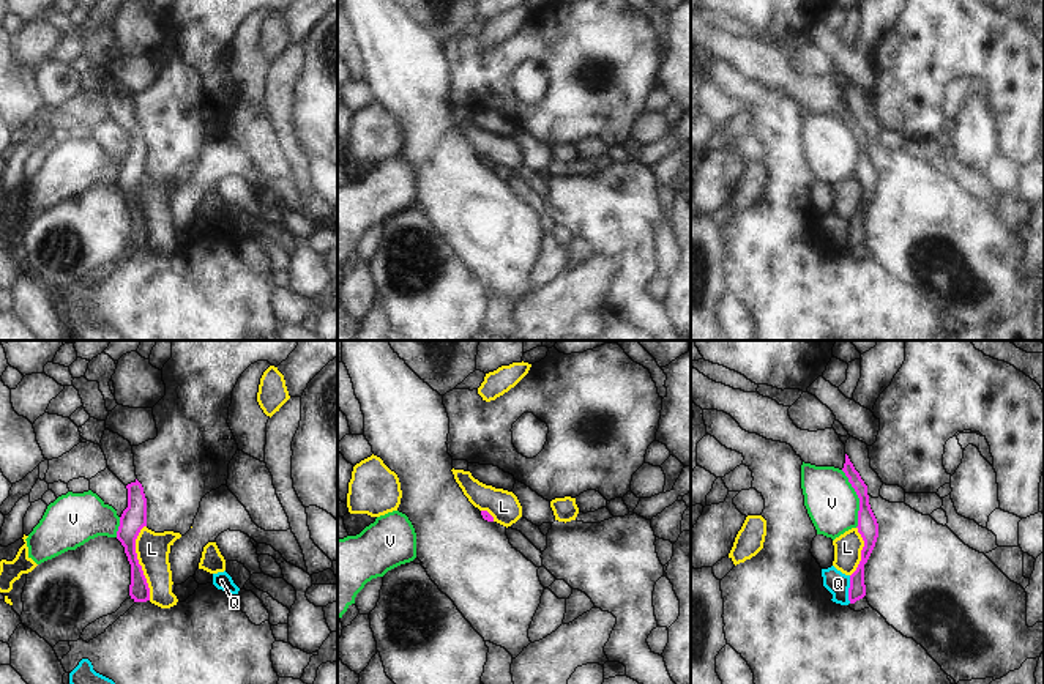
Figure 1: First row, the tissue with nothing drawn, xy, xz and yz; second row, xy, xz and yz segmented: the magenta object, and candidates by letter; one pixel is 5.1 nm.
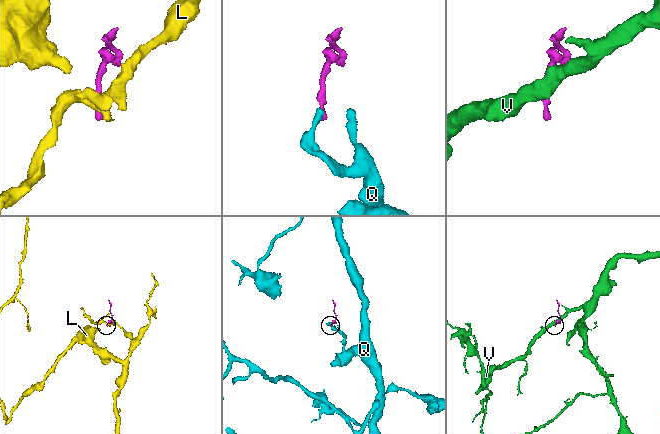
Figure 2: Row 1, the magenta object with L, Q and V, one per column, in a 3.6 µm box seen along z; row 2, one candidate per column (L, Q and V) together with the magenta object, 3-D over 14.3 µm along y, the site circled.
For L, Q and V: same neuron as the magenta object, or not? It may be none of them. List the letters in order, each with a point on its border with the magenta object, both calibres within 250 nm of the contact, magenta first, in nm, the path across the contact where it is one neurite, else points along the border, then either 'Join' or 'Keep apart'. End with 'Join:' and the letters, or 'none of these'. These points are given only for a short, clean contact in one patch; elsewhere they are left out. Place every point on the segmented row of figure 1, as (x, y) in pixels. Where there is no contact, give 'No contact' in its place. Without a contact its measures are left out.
L: Touches magenta at xy (137, 563). Thickness 130 nm (magenta) against 170 nm. Boundary: xy (144, 525), (136, 539), (136, 558), (150, 599). Keep apart
Q: Touches magenta at yz (849, 590). Thickness 90 nm (magenta) against 120 nm. Boundary: yz (850, 576), (849, 602). Keep apart
V: Touches magenta at yz (858, 497). Thickness 110 nm (magenta) against 260 nm. Keep apart
Join: none of these.

